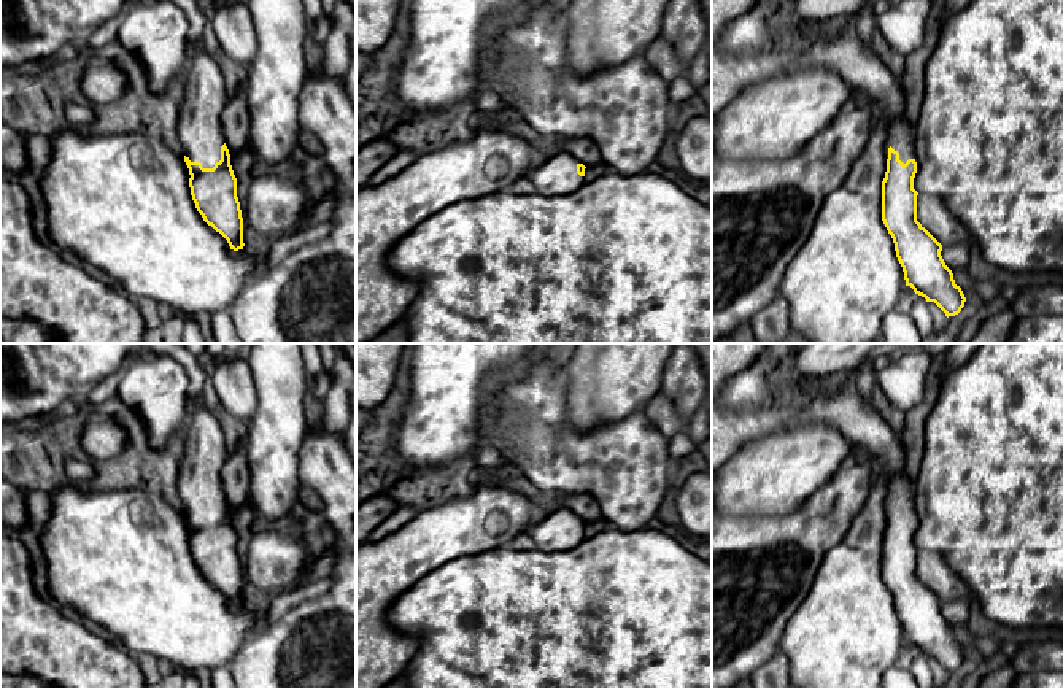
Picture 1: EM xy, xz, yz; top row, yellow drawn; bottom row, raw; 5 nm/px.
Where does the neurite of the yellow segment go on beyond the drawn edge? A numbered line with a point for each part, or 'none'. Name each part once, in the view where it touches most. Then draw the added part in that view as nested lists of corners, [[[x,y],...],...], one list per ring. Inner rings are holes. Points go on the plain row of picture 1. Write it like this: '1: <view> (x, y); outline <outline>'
1: xy (201, 490); outline [[[200,402],[183,432],[183,461],[178,478],[181,510],[203,524],[221,516],[224,489],[221,472],[229,458],[219,421]]]

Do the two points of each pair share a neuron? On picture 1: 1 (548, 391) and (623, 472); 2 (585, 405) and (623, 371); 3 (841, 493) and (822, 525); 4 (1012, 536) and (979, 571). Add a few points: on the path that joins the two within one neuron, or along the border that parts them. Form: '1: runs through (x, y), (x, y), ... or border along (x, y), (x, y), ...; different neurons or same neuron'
1: runs through (548, 417), (593, 461), (598, 461); same neuron
2: runs through (595, 396), (614, 377); same neuron
3: runs through (839, 501), (827, 517); same neuron
4: runs through (1006, 545), (989, 561); same neuron

